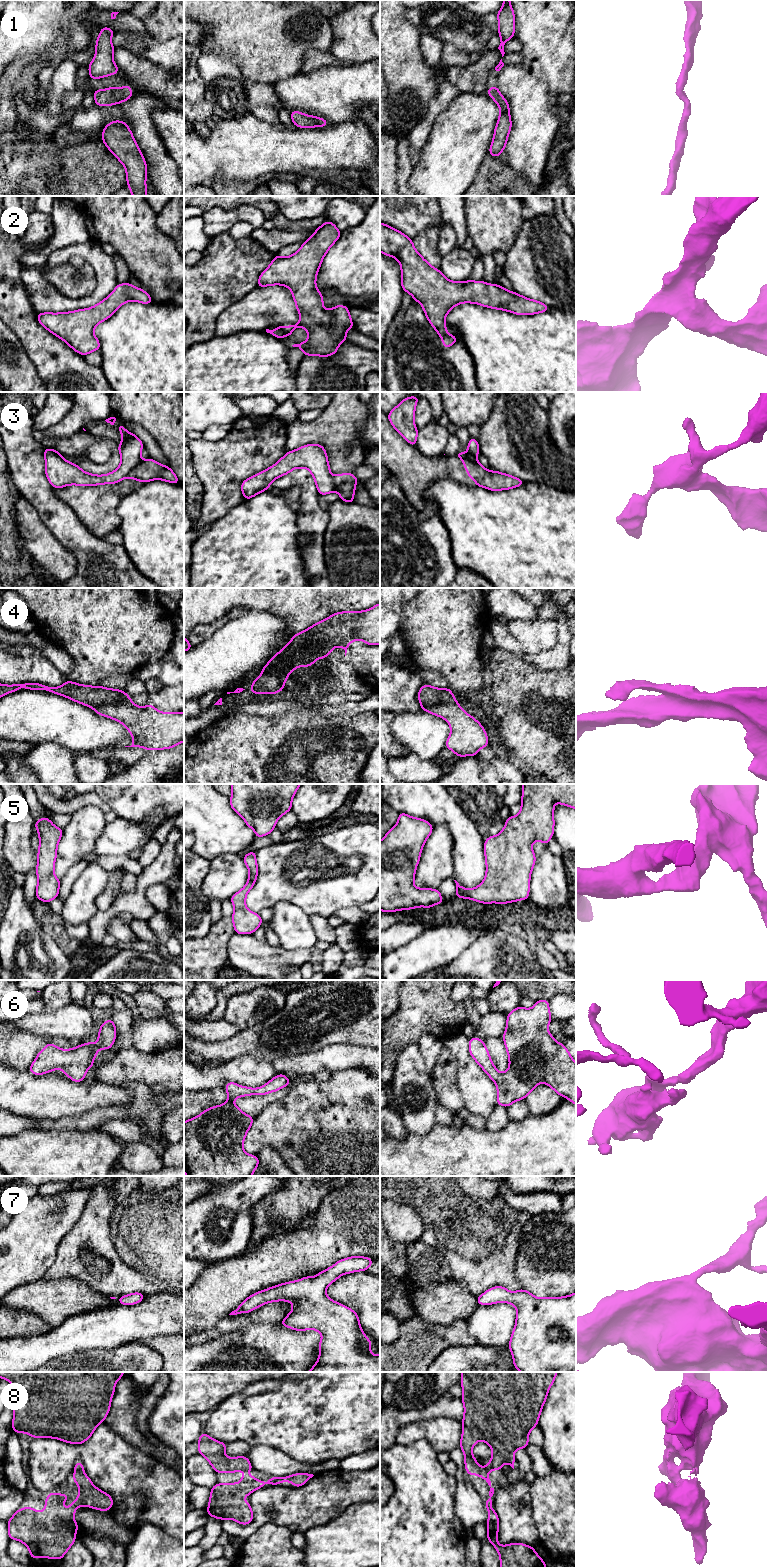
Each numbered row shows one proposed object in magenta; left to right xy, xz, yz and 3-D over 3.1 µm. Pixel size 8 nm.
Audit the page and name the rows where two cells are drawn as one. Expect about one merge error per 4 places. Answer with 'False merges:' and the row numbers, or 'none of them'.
False merges: 3, 4

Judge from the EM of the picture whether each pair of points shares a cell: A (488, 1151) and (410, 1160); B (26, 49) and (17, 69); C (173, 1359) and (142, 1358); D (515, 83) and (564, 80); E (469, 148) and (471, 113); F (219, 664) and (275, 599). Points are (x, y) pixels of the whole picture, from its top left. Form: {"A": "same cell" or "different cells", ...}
{"A": "same cell", "B": "different cells", "C": "different cells", "D": "different cells", "E": "same cell", "F": "different cells"}

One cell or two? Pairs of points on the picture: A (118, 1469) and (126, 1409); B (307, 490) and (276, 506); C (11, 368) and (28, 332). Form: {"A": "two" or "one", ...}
{"A": "two", "B": "two", "C": "two"}

